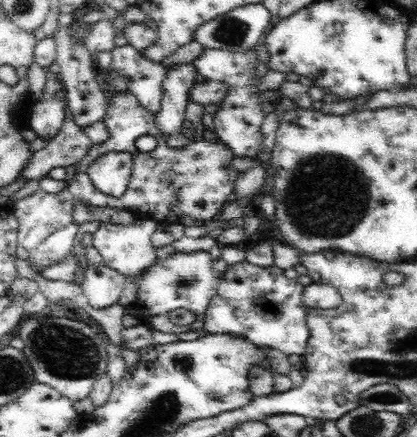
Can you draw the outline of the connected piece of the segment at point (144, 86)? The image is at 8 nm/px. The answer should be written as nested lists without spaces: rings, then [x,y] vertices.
[[[126,44],[112,49],[112,63],[119,72],[137,81],[129,85],[130,92],[138,97],[142,106],[154,113],[161,107],[161,83],[166,76],[162,64],[141,57],[140,51]]]

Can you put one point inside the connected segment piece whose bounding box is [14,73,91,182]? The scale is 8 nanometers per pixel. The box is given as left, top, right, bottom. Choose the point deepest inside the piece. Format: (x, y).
(69, 144)

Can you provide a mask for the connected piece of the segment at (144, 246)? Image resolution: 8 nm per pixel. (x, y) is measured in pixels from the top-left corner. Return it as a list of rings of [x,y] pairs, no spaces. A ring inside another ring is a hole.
[[[137,220],[129,227],[102,223],[91,234],[91,246],[102,256],[103,264],[124,277],[138,277],[142,272],[152,267],[156,261],[156,248],[152,246],[152,234],[157,226],[150,220]]]

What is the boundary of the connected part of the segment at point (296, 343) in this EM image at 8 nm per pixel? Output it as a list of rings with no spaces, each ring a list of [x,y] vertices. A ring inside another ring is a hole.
[[[240,262],[221,275],[215,298],[204,316],[203,329],[211,334],[242,336],[256,347],[274,348],[286,355],[303,355],[308,342],[307,309],[302,305],[304,287],[284,277],[272,266],[260,268]]]

